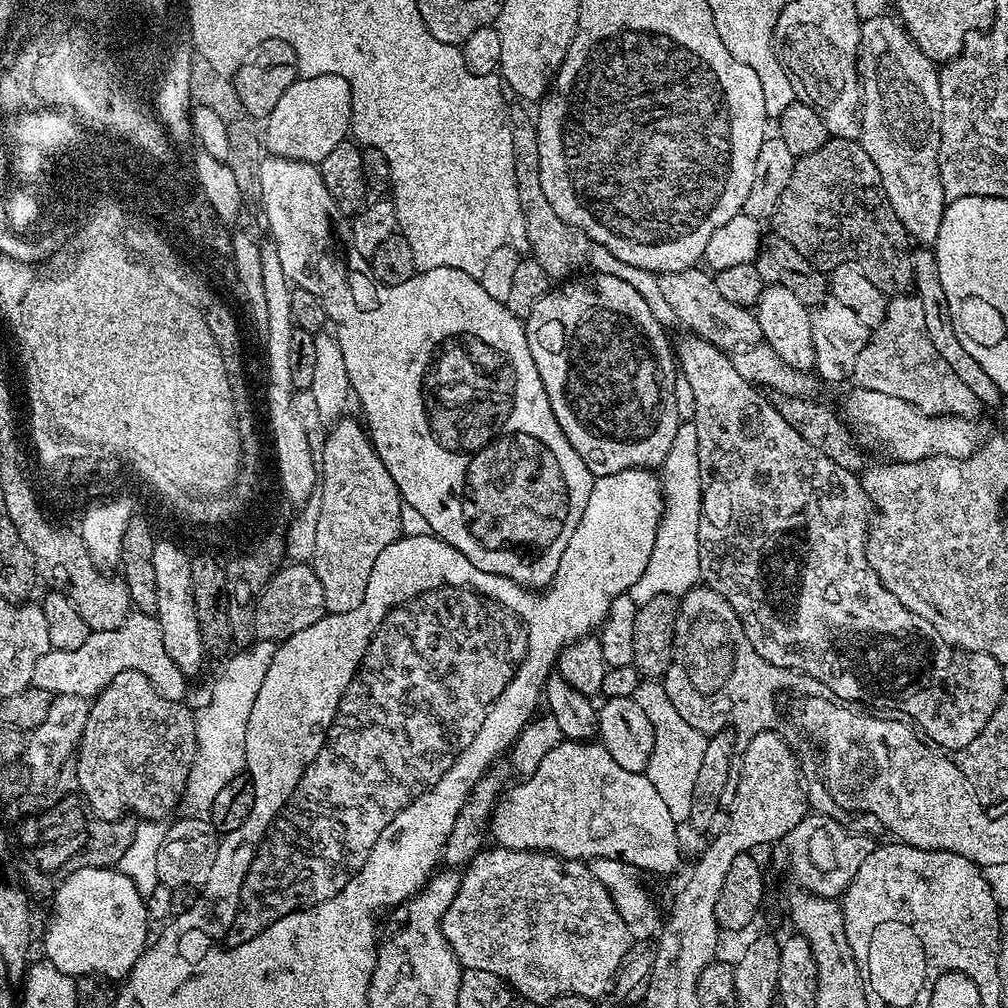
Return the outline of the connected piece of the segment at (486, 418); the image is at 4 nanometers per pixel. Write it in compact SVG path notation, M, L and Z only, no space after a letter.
M334 74L321 76L305 76L298 78L278 98L274 110L263 121L262 144L274 155L264 158L260 164L260 180L262 182L262 202L268 219L267 235L272 245L278 250L278 258L282 261L282 270L295 287L310 290L322 302L326 310L334 337L340 344L342 356L345 359L346 374L351 384L351 395L360 403L364 411L363 423L372 445L376 448L378 458L390 470L390 478L400 491L401 501L408 504L428 523L427 531L438 540L444 540L458 554L470 558L478 570L486 570L490 574L498 574L502 578L510 578L523 588L543 590L551 584L558 570L558 562L562 562L562 554L566 554L566 545L578 530L578 522L582 522L582 510L586 510L586 502L590 502L590 490L594 479L592 471L578 458L578 450L570 446L566 434L562 434L562 426L558 426L558 418L554 418L554 410L550 410L550 398L546 398L546 390L542 386L542 378L538 374L538 366L534 366L534 358L530 354L528 333L525 325L502 301L495 301L486 294L477 277L462 274L462 270L449 268L425 268L417 271L415 276L398 286L379 283L371 271L365 270L365 257L352 251L347 243L339 244L332 233L332 216L337 215L334 198L330 198L330 190L326 190L326 182L322 182L322 174L318 165L334 146L338 146L349 135L352 126L352 95L346 78L338 78Z

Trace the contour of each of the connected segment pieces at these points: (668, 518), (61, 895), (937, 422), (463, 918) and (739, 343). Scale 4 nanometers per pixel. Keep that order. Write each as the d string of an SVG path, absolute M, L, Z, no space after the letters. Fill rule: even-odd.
M682 422L674 434L670 454L658 469L662 511L658 534L654 538L654 550L650 550L650 562L642 570L642 578L634 582L626 595L634 598L639 606L658 598L658 594L681 597L701 583L698 558L698 526L702 519L701 475L698 471L698 430L695 423Z
M72 868L69 873L61 884L59 882L55 885L55 893L50 900L52 917L49 918L48 929L44 932L43 955L52 964L76 968L77 977L94 976L98 969L92 964L115 962L116 940L120 940L120 968L121 973L126 974L135 966L150 943L145 897L140 895L130 878L116 868Z
M859 386L844 400L845 421L857 433L861 432L872 444L885 448L889 457L901 464L925 460L928 456L949 456L964 460L973 456L982 443L980 428L975 419L966 416L927 416L910 402L894 398L894 394L882 394L878 390L866 390Z
M499 846L485 847L466 865L460 878L458 894L454 902L450 902L450 906L440 920L442 934L450 942L452 953L460 959L464 968L490 970L490 974L498 974L498 978L506 981L517 997L525 996L526 999L533 1000L540 1006L547 1005L548 1001L559 996L584 996L587 1000L596 1000L604 991L607 993L613 987L613 980L624 956L634 944L632 932L628 928L631 928L629 921L623 920L620 916L612 895L608 893L604 883L596 877L595 871L587 863L563 860L562 857L554 856L550 852L516 852L512 848Z
M703 267L687 268L681 272L666 272L659 277L662 294L676 315L676 324L685 324L687 331L710 342L715 348L725 350L752 349L761 343L760 327L755 311L751 308L734 306L718 294L715 279ZM708 275L708 276L707 276Z

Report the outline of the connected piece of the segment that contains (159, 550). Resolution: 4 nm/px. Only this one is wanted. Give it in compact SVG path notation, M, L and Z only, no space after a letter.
M160 541L153 547L152 561L154 562L154 586L158 586L158 606L154 615L162 630L162 646L166 646L166 654L170 654L178 670L182 670L189 678L195 677L195 672L199 673L202 669L203 650L202 634L198 630L198 614L194 614L194 594L190 582L191 555L179 544Z

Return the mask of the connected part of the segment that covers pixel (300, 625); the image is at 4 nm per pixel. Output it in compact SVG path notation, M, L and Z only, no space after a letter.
M288 562L273 574L252 610L251 631L259 639L283 642L325 616L322 582L308 562Z

